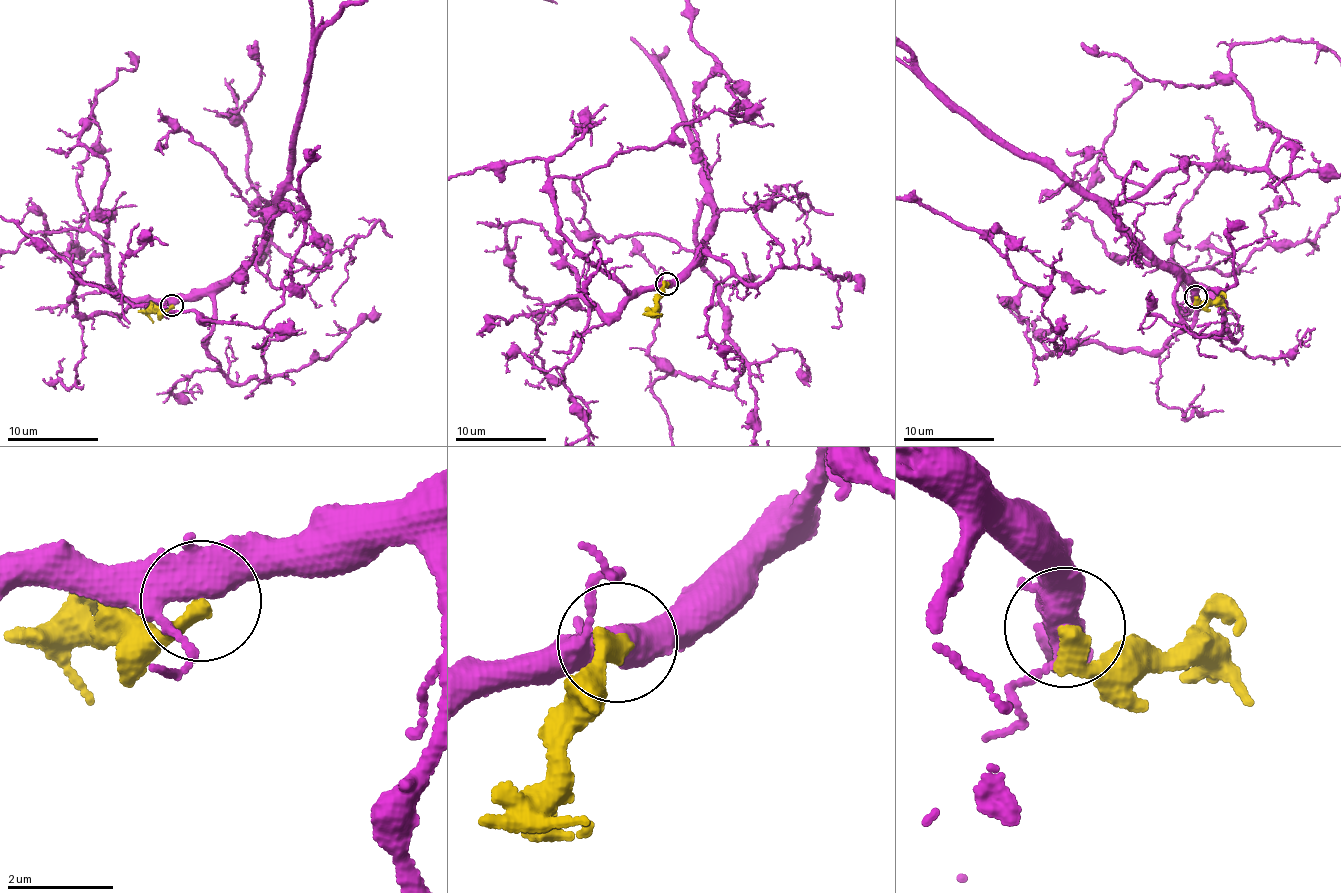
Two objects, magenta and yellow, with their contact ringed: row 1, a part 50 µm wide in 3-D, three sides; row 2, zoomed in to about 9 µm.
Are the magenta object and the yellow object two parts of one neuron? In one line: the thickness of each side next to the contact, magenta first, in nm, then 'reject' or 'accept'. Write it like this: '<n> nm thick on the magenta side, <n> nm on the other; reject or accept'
440 nm thick on the magenta side, 360 nm on the other; reject

